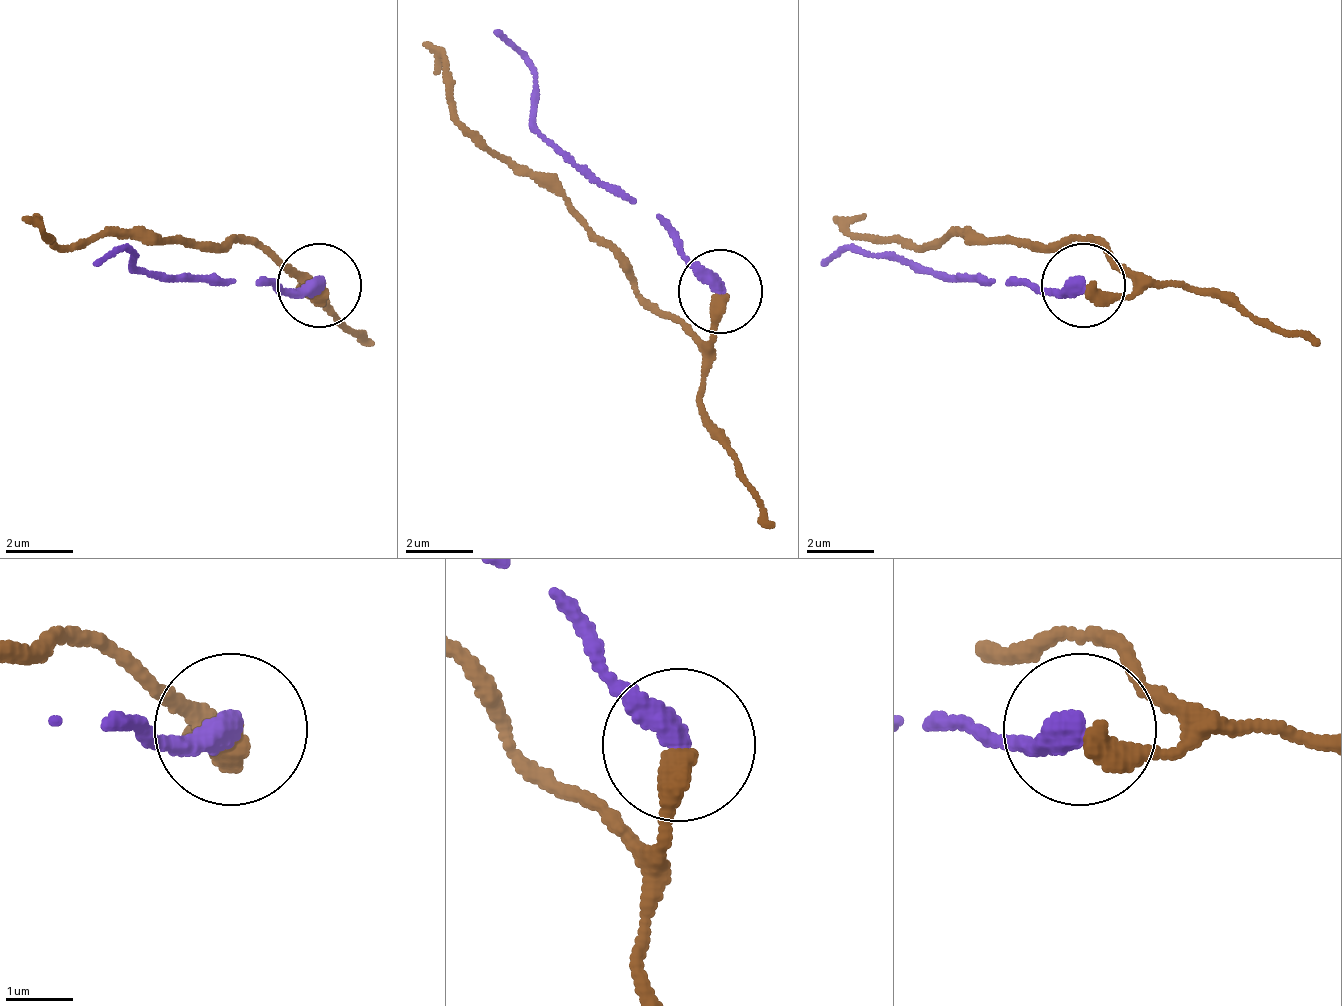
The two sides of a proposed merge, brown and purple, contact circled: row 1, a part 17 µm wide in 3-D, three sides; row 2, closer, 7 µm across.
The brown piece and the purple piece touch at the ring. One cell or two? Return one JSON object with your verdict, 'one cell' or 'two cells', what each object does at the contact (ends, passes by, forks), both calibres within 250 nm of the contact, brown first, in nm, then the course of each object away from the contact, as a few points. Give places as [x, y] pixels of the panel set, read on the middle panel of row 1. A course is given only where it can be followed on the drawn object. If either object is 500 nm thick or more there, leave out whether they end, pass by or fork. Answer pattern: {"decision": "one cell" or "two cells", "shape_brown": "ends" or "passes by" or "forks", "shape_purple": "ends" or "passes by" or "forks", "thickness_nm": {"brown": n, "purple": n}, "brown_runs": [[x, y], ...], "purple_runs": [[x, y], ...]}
{"decision": "two cells", "shape_brown": "ends", "shape_purple": "ends", "thickness_nm": {"brown": 400, "purple": 400}, "brown_runs": [[718, 293], [701, 344], [642, 293], [558, 192], [457, 117], [449, 67], [424, 41]], "purple_runs": [[718, 293], [667, 226], [550, 142], [533, 125], [533, 67], [491, 33]]}

